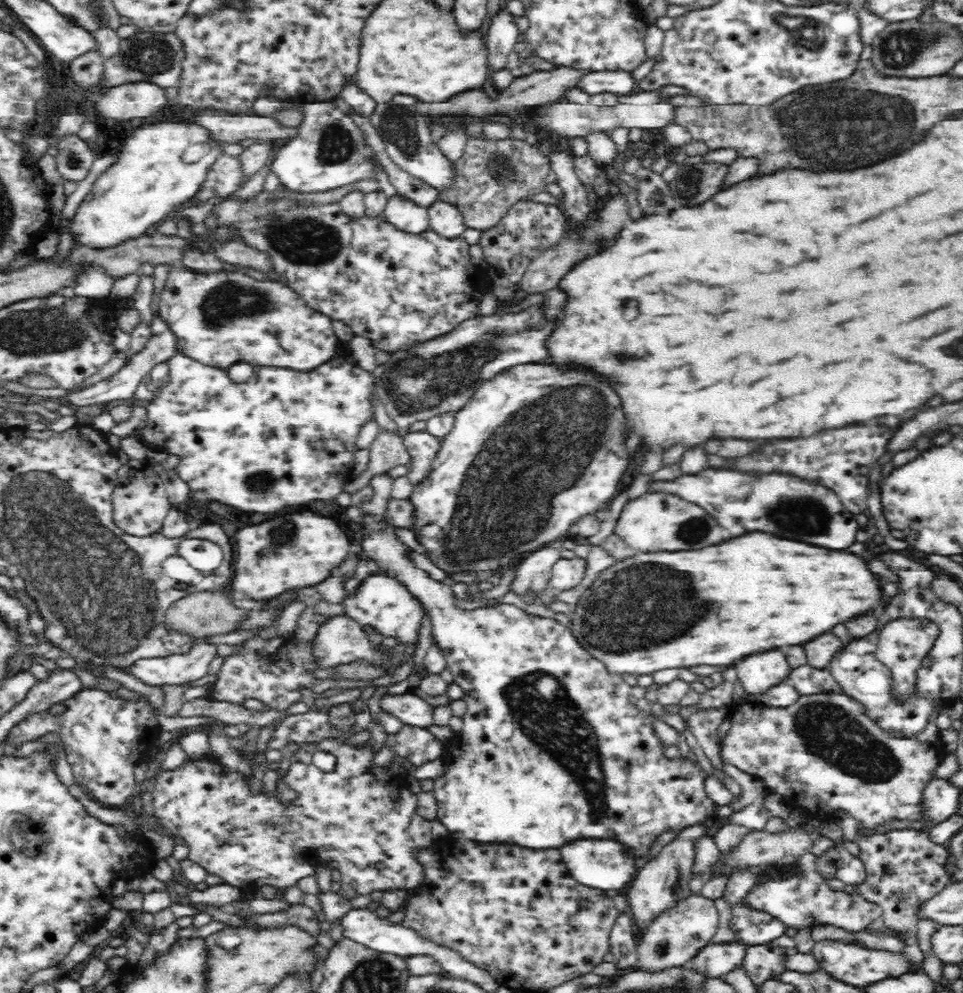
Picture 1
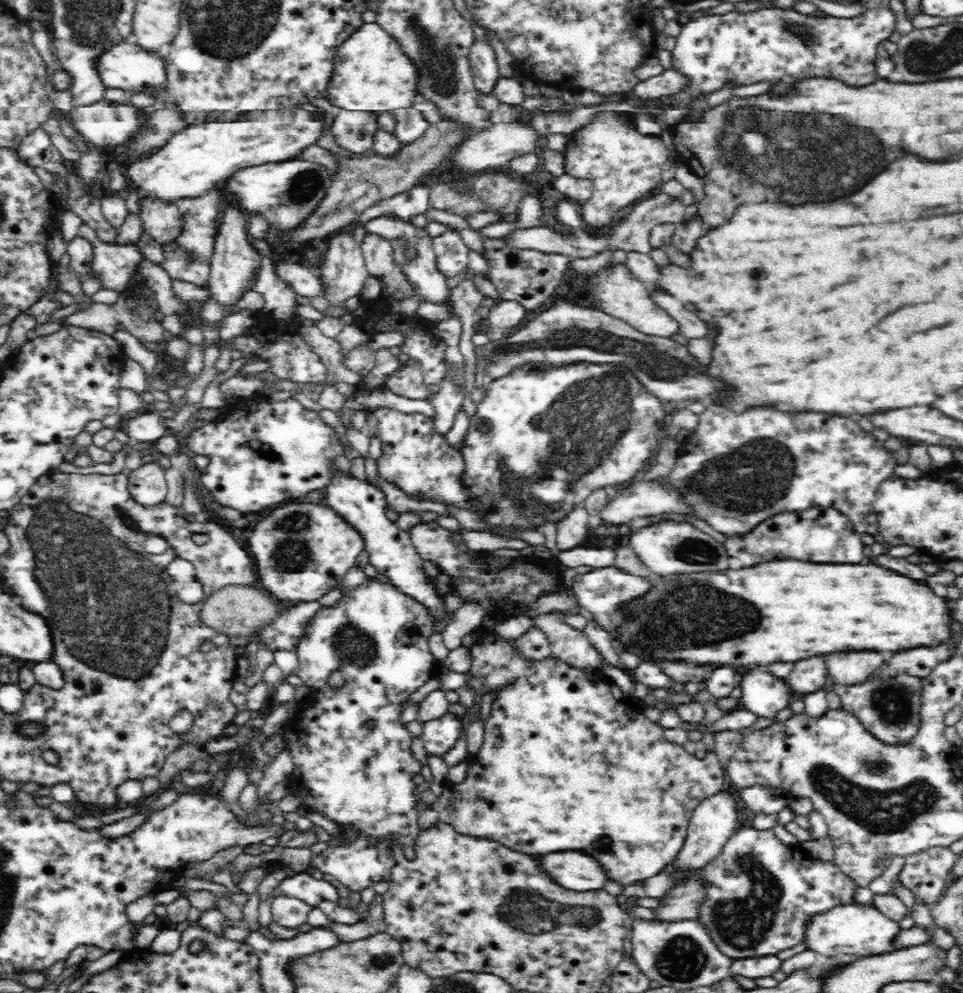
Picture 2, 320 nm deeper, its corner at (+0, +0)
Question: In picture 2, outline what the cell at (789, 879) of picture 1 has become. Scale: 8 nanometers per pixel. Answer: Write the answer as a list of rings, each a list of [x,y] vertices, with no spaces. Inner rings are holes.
[[[857,902],[840,903],[807,916],[803,926],[803,943],[808,949],[827,956],[842,953],[865,957],[884,954],[895,950],[889,942],[899,929],[898,923],[894,919],[889,919],[876,907]]]

